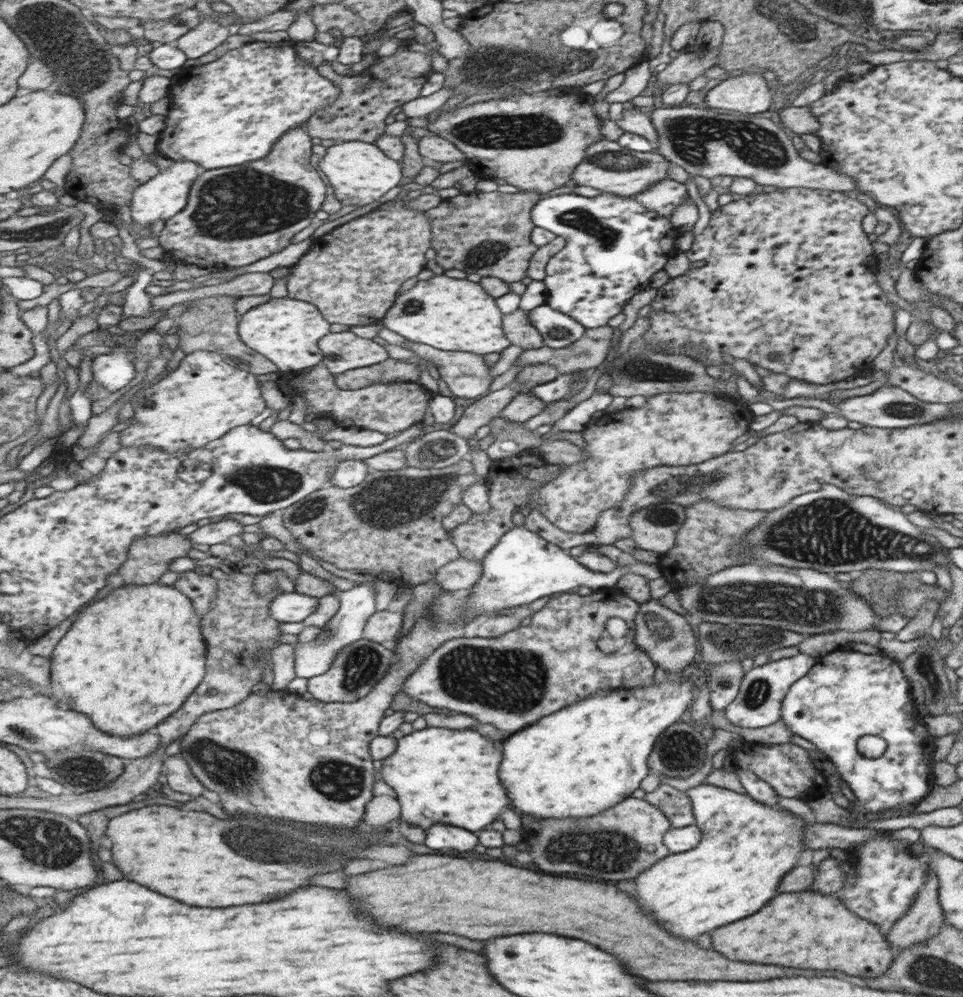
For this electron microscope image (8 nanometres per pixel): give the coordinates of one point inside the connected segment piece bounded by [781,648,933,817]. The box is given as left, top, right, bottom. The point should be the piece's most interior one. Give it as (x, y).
(849, 694)

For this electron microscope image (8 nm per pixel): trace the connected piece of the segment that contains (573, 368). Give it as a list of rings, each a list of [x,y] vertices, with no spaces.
[[[601,326],[586,329],[584,335],[563,349],[551,349],[543,345],[541,348],[523,350],[516,359],[521,365],[551,364],[560,375],[571,375],[587,372],[601,365],[610,350],[613,327]]]

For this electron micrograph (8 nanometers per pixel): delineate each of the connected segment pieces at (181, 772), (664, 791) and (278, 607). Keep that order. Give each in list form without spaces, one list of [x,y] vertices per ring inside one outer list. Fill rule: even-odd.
[[[183,754],[167,756],[164,764],[167,766],[167,782],[173,791],[183,795],[201,796],[207,790],[207,787],[197,780]]]
[[[660,784],[652,792],[645,793],[643,799],[668,817],[670,828],[683,828],[694,824],[692,802],[689,802],[688,795],[667,784]]]
[[[283,593],[272,603],[273,618],[283,622],[303,622],[320,604],[319,597],[299,593]]]

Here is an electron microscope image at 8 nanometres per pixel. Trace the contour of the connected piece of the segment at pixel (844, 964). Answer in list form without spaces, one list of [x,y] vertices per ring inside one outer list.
[[[785,892],[773,898],[765,910],[757,910],[749,918],[731,922],[729,926],[721,926],[711,932],[713,950],[721,950],[721,954],[729,954],[729,958],[745,960],[745,962],[769,962],[777,966],[789,968],[813,968],[813,970],[839,970],[849,976],[859,978],[875,978],[885,973],[891,964],[893,950],[889,941],[879,934],[879,928],[871,922],[865,922],[859,915],[849,912],[837,898],[825,896],[821,892]]]

